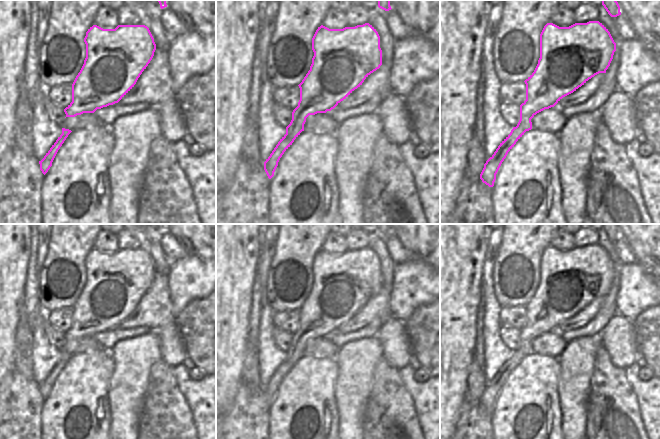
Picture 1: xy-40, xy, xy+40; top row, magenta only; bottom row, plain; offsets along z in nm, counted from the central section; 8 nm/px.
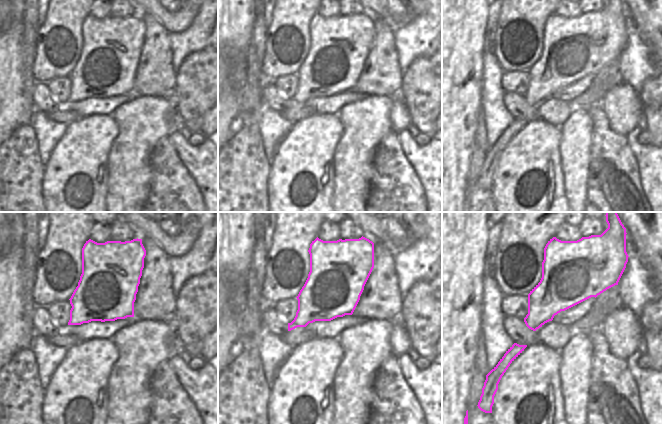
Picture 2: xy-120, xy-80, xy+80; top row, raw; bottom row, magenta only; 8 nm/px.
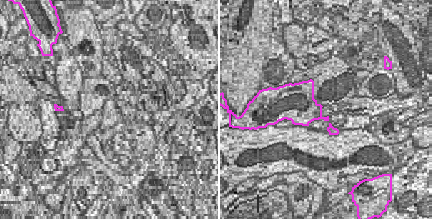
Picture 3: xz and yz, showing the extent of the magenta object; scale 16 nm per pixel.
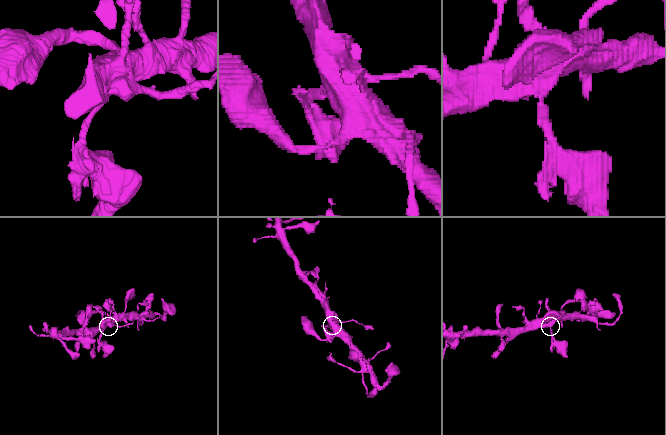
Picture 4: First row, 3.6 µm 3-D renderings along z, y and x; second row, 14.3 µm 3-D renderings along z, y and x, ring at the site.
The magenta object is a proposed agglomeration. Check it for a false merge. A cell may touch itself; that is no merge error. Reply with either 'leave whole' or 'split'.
split

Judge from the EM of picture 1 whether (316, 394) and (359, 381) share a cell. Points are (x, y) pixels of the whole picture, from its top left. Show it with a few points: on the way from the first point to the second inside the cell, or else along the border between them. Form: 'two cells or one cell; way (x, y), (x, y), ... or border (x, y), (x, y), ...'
two cells; border (338, 366), (334, 386), (337, 412)

